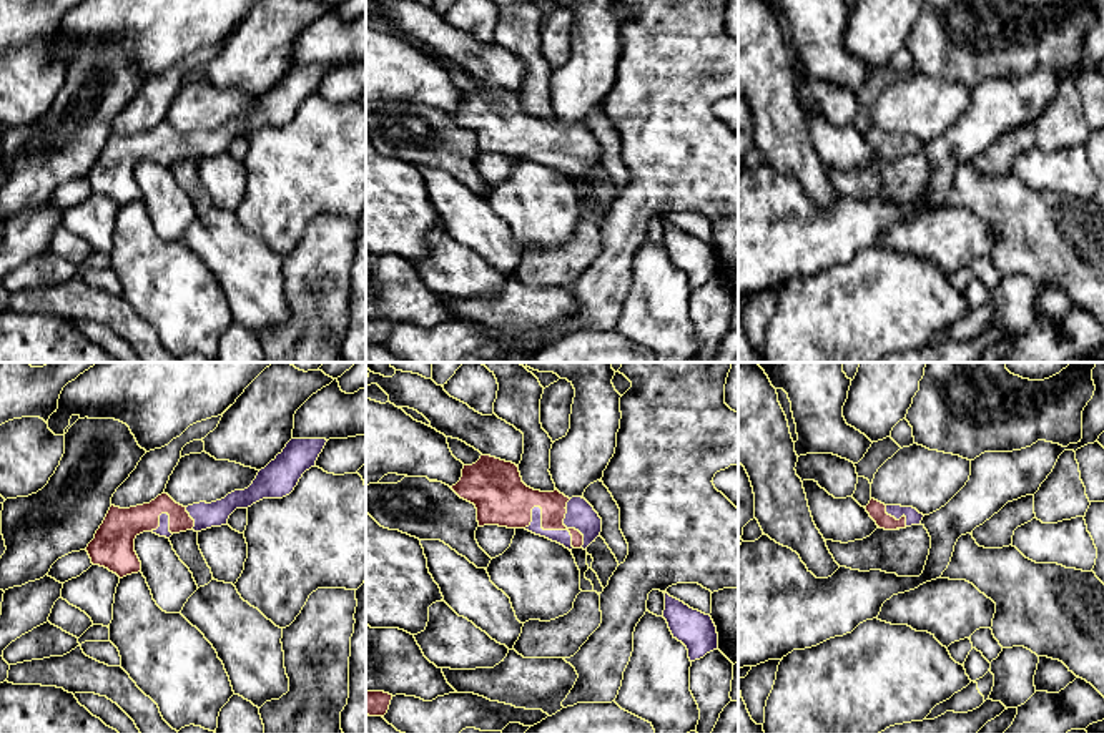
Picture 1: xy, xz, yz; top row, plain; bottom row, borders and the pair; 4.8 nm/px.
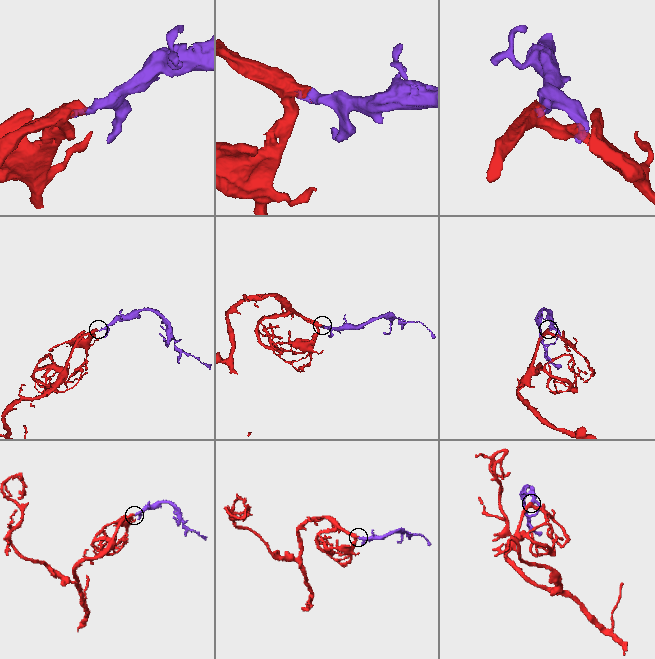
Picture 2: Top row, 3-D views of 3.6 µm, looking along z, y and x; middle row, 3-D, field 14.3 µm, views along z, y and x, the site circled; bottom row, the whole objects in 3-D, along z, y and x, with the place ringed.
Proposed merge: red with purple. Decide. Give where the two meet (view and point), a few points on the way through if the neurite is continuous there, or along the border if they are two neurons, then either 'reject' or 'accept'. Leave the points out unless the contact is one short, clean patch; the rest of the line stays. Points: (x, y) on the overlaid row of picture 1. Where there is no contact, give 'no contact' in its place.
meets red in xz at (552, 529); runs through xz (509, 502), (539, 507), (552, 529), (562, 537); accept

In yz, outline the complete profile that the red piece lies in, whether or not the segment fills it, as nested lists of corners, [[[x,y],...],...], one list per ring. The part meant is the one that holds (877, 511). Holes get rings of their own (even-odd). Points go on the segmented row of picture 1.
[[[871,499],[866,505],[866,512],[876,525],[885,530],[899,530],[911,525],[919,525],[924,517],[913,507],[885,505],[875,499]]]

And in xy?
[[[291,439],[281,454],[261,469],[253,484],[234,490],[224,499],[183,507],[168,494],[158,495],[150,504],[120,509],[111,505],[95,539],[85,549],[93,565],[116,573],[120,578],[141,572],[135,552],[135,539],[153,532],[170,539],[173,534],[228,524],[236,509],[248,509],[263,499],[283,499],[298,485],[306,470],[316,465],[326,439]]]

